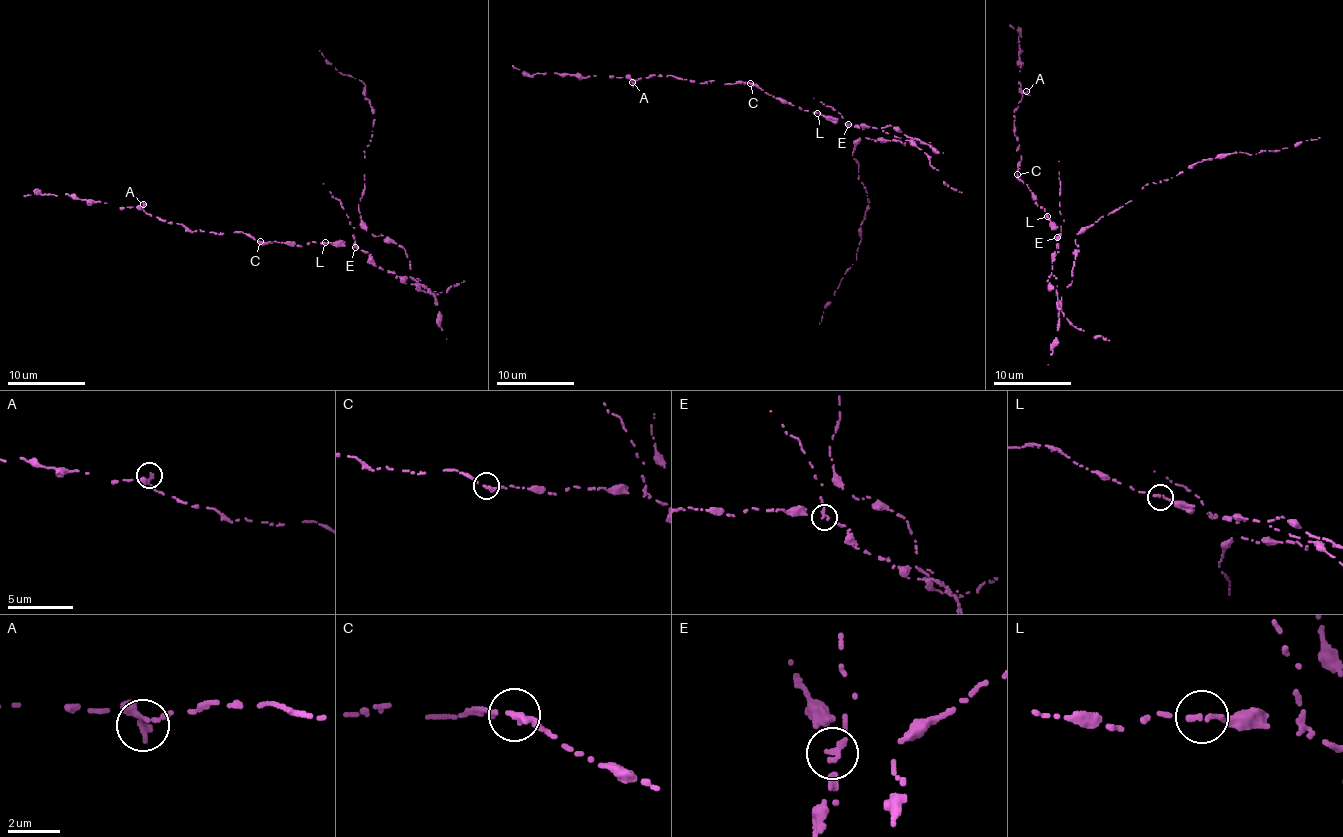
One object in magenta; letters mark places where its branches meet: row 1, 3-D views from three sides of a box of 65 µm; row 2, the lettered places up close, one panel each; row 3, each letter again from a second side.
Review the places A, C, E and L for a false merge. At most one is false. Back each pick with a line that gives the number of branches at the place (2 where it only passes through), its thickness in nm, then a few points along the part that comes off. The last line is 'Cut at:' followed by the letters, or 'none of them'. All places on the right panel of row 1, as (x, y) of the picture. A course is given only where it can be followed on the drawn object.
E: 2 | 200 nm
Cut at: E

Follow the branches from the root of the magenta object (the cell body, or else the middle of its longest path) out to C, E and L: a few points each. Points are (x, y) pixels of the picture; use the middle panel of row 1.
C: (885, 127), (833, 123), (821, 113), (804, 111), (780, 102), (750, 83)
E: (885, 127), (849, 124)
L: (885, 127), (833, 123), (817, 113)

